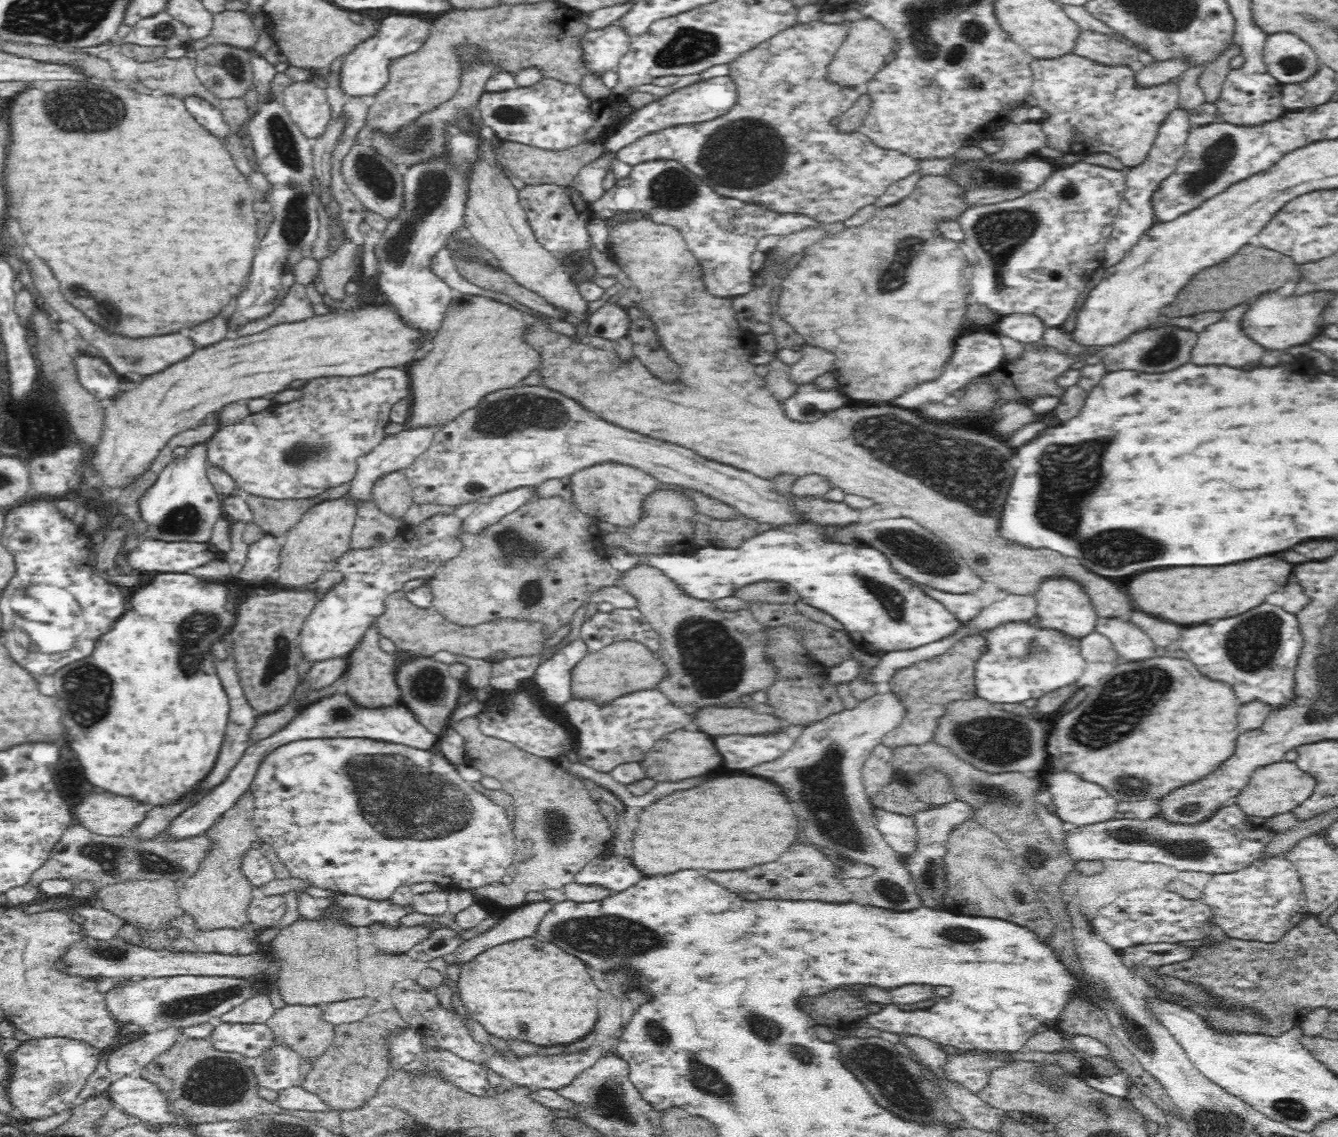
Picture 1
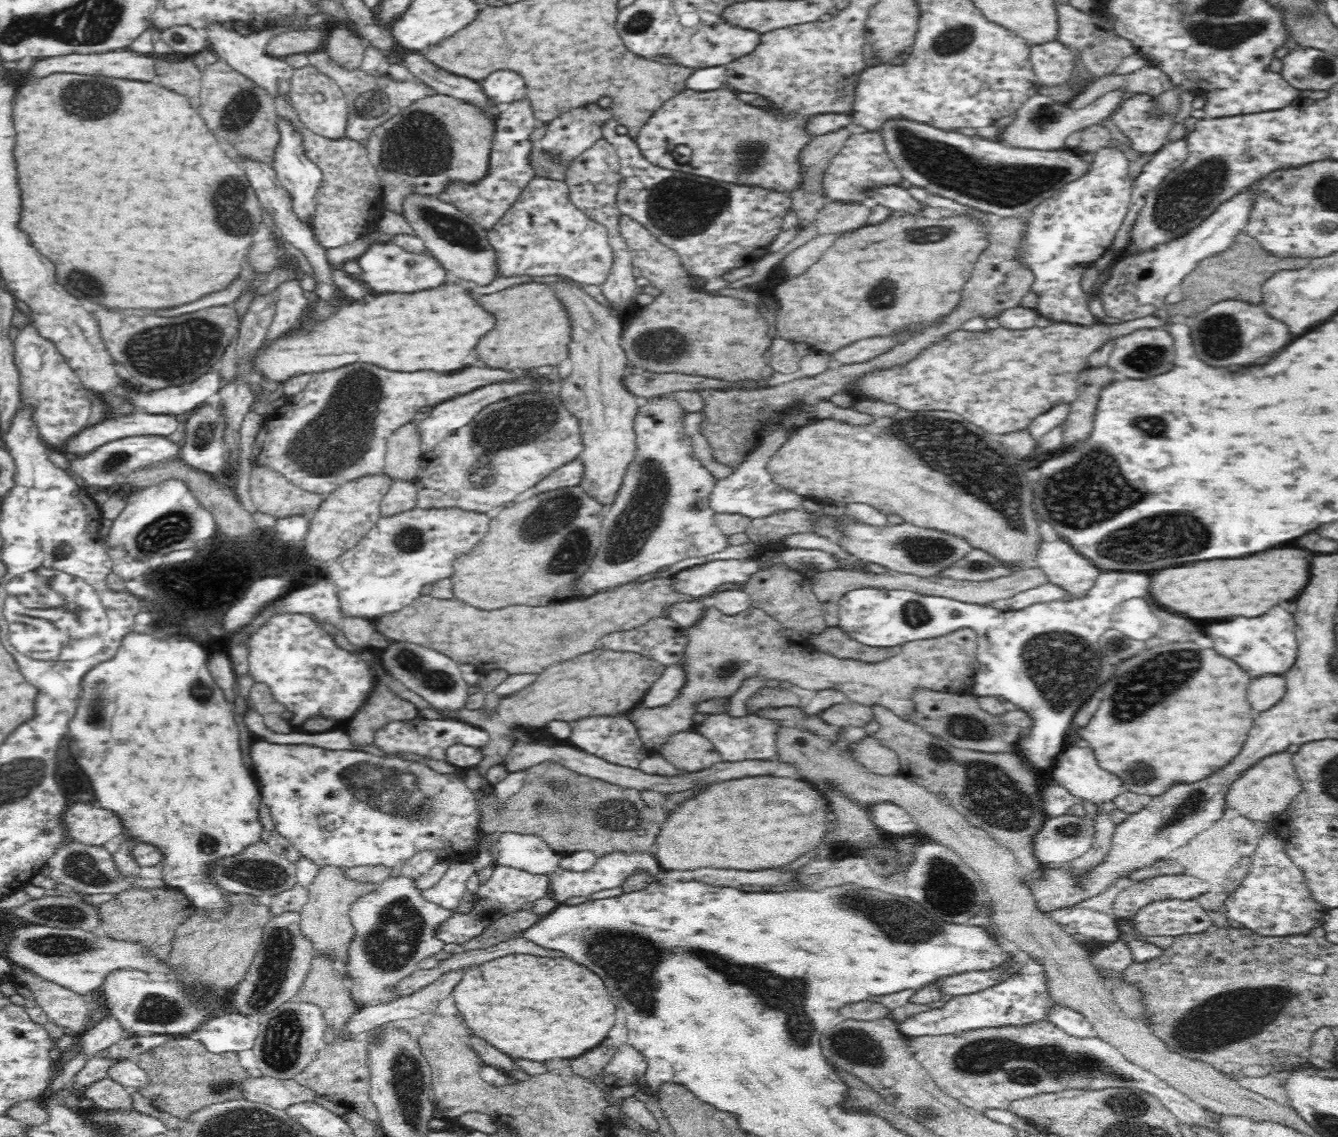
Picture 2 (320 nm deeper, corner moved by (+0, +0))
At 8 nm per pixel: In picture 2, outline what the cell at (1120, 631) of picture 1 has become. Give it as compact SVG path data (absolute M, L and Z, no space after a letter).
M1130 598L1130 600L1126 600L1126 602L1122 602L1121 605L1118 605L1116 609L1112 610L1111 613L1111 628L1114 630L1120 630L1128 638L1132 638L1132 640L1150 640L1154 634L1156 634L1156 630L1160 628L1160 624L1158 624L1158 620L1156 620L1156 616L1152 614L1152 608L1150 608L1150 604L1144 600L1144 598Z

